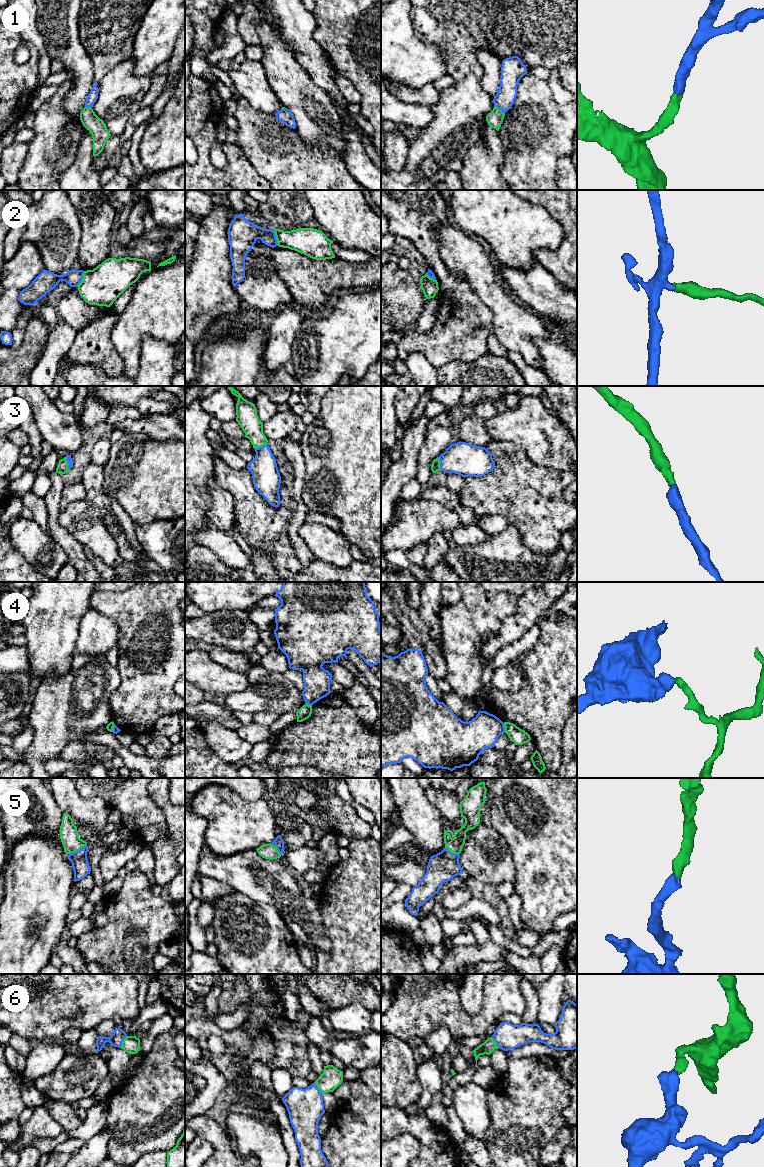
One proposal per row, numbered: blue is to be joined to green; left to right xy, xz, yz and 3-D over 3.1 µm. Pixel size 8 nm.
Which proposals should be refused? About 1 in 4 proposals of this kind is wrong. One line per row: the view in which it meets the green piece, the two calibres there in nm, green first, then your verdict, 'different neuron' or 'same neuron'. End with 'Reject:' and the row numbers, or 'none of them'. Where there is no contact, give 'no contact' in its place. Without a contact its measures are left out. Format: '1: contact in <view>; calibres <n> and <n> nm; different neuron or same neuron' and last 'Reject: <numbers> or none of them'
1: contact in yz; calibres 130 and 160 nm; same neuron
2: contact in xy; calibres 300 and 130 nm; different neuron
3: contact in xy; calibres 90 and 50 nm; same neuron
4: contact in yz; calibres 120 and 260 nm; different neuron
5: contact in xy; calibres 150 and 140 nm; same neuron
6: contact in xy; calibres 140 and 110 nm; same neuron
Reject: 2, 4

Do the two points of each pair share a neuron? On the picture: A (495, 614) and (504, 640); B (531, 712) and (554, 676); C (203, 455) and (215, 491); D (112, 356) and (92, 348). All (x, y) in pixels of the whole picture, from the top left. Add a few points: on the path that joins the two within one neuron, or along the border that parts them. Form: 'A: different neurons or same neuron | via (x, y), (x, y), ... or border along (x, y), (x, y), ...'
A: different neurons | border along (516, 611), (508, 615), (501, 628), (482, 643)
B: same neuron | via (540, 703), (547, 695), (551, 685)
C: different neurons | border along (214, 474), (207, 487), (211, 502)
D: same neuron | via (107, 356), (97, 351)

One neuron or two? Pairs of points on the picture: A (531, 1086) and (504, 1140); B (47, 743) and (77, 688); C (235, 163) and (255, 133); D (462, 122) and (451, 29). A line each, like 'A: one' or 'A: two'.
A: one
B: one
C: two
D: two

